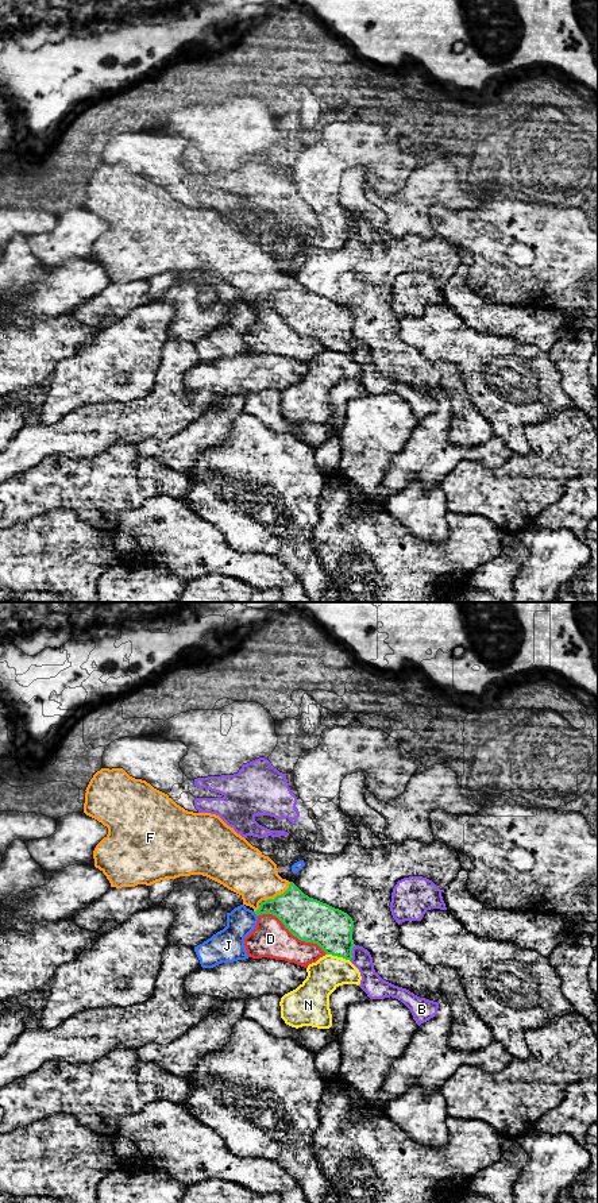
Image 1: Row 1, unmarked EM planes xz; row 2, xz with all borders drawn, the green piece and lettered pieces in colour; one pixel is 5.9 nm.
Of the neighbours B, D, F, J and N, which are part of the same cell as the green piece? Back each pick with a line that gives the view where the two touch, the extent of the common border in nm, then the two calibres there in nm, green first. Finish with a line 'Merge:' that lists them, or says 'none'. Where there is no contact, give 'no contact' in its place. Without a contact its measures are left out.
F: meets green in xz; contact 200 nm long; 260 nm thick on the green side, 280 nm on the other
Merge: F

